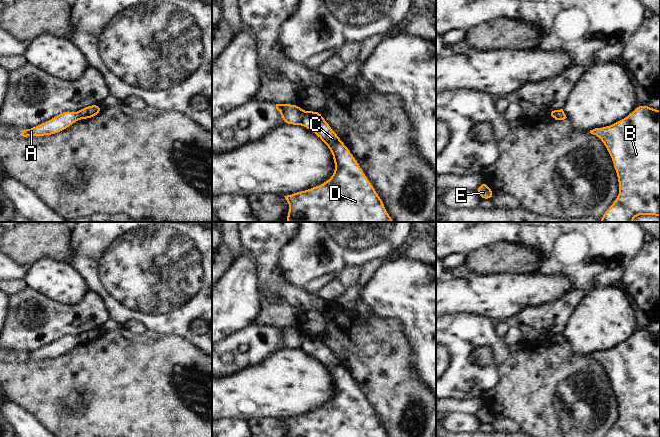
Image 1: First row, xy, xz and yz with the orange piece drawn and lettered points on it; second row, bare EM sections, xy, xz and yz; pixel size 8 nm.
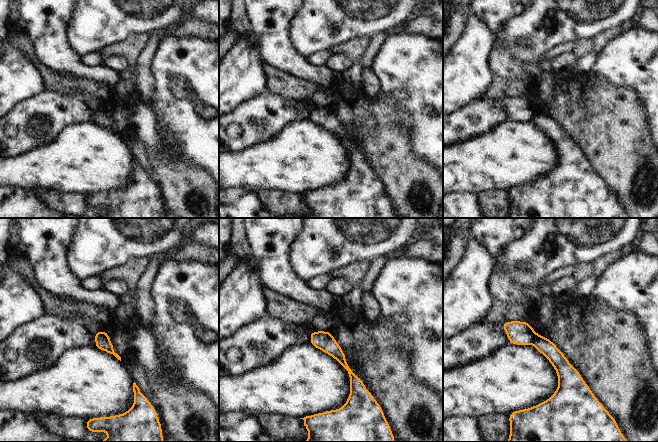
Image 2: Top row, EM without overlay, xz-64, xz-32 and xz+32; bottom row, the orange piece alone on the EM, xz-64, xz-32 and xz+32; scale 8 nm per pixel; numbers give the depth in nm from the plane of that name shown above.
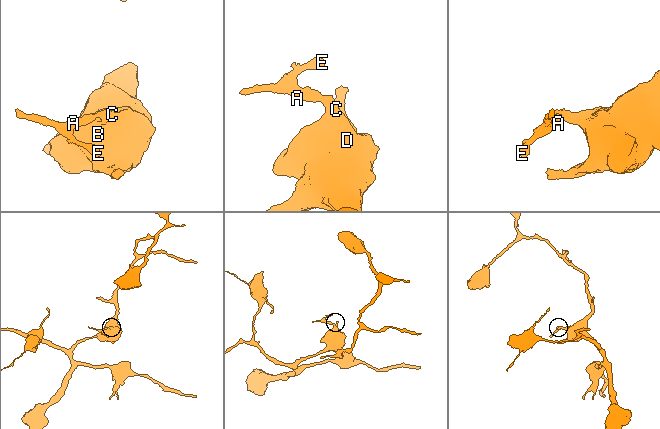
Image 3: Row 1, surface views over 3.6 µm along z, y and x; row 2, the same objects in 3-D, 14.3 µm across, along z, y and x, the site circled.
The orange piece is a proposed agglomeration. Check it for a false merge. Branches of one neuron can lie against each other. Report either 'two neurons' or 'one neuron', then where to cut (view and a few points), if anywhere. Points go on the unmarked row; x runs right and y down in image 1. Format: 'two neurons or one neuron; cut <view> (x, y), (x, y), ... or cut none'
two neurons; cut xz (304, 335), (302, 344), (299, 347)

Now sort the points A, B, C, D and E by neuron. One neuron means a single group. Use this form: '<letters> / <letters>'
A E / B C D

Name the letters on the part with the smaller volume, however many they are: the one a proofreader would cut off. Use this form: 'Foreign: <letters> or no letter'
Foreign: A, E

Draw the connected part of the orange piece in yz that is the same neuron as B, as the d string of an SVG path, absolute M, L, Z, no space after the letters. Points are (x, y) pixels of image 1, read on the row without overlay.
M637 329L627 341L590 357L604 367L619 406L619 418L605 437L660 437L660 333Z

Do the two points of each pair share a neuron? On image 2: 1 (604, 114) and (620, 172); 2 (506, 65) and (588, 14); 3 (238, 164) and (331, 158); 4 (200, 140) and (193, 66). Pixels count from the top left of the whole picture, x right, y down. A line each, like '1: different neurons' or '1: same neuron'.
1: same neuron
2: same neuron
3: same neuron
4: same neuron

